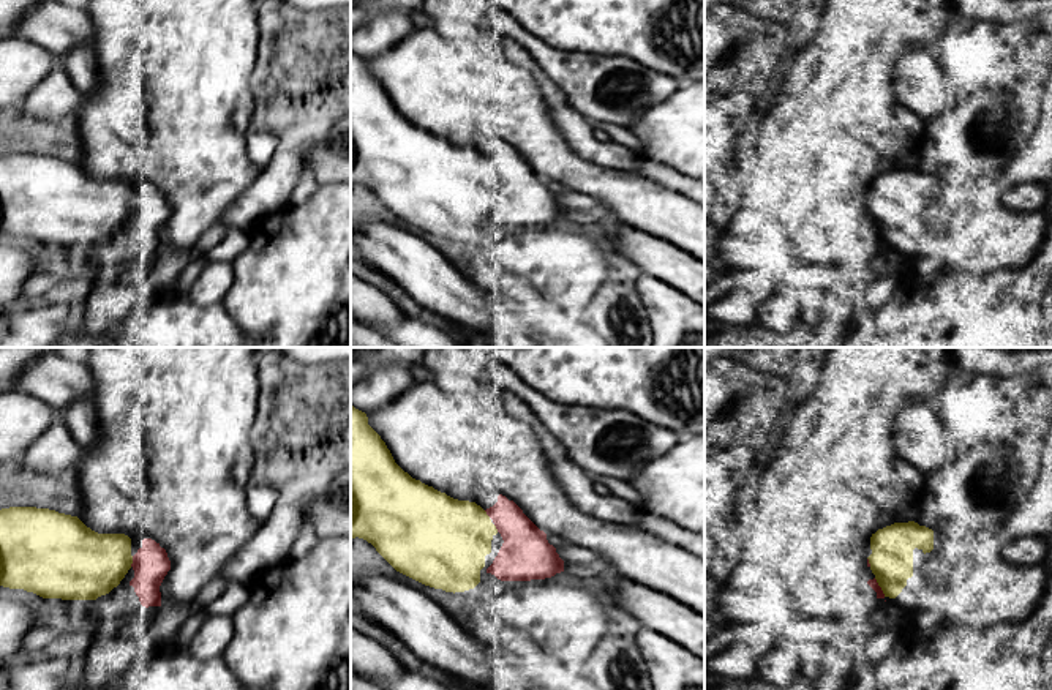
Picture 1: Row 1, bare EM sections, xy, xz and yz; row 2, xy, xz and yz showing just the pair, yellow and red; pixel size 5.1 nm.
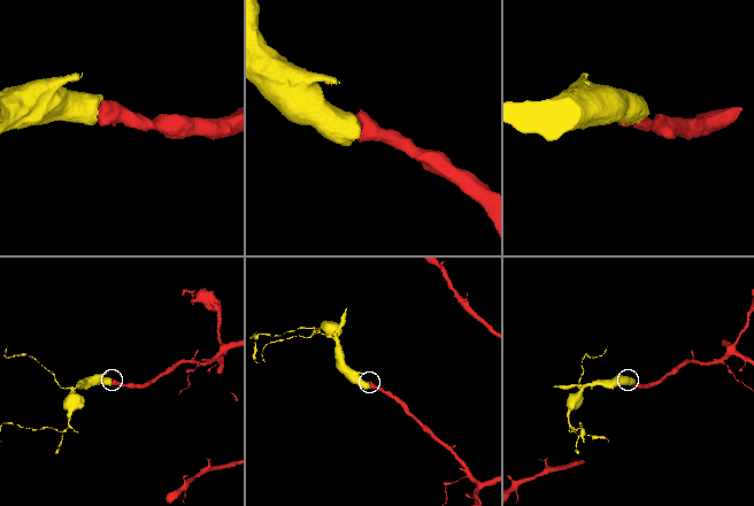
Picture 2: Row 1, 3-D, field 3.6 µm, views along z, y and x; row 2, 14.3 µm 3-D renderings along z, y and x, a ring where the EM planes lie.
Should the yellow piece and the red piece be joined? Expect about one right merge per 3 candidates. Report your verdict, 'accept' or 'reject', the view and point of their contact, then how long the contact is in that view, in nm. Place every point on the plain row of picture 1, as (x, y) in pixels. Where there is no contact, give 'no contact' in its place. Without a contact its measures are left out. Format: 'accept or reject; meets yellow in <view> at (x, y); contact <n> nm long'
accept; meets yellow in yz at (880, 232); contact 110 nm long

